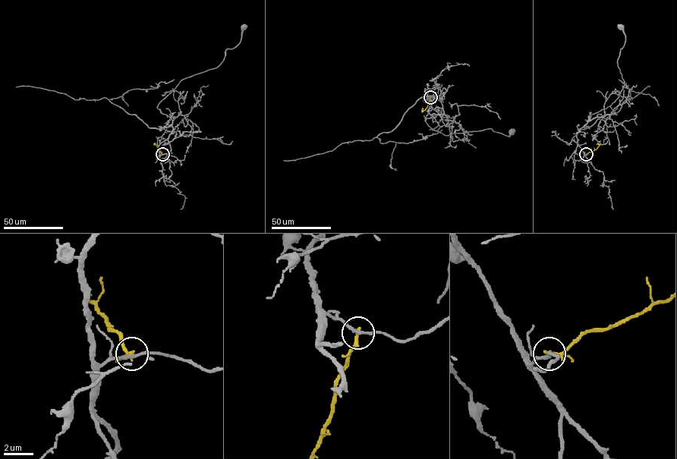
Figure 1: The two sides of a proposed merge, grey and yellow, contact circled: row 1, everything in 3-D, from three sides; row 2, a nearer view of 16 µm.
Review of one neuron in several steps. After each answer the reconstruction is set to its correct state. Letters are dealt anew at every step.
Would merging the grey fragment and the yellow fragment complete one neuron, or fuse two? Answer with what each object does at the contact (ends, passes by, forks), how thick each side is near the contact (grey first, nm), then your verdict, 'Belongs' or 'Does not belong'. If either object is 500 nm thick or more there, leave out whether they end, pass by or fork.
At the ring grey passes by. At the ring yellow passes by. Thickness 200 nm (grey) against 180 nm. Does not belong

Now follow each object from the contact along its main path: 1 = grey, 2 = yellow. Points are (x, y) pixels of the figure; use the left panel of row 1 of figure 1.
1: (162, 154), (159, 146), (173, 127), (158, 105), (181, 80), (216, 67), (225, 50), (238, 44), (242, 26)
2: (162, 154), (155, 143)

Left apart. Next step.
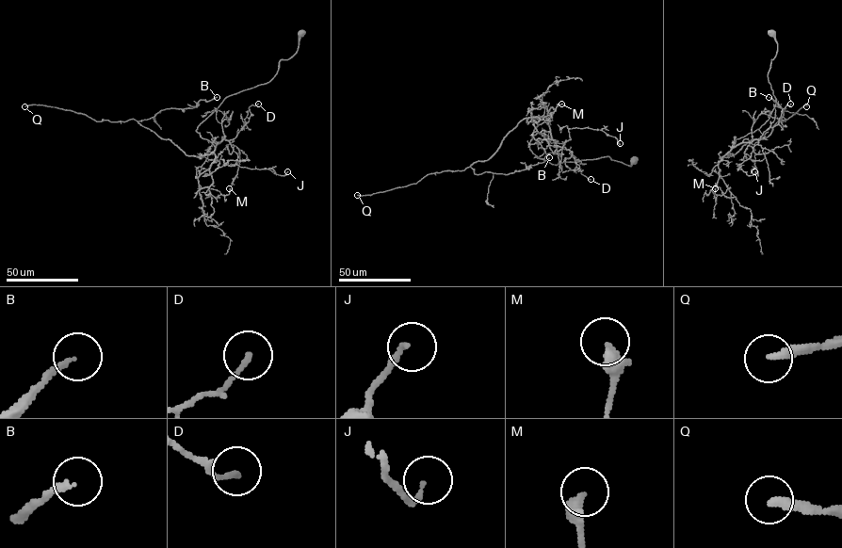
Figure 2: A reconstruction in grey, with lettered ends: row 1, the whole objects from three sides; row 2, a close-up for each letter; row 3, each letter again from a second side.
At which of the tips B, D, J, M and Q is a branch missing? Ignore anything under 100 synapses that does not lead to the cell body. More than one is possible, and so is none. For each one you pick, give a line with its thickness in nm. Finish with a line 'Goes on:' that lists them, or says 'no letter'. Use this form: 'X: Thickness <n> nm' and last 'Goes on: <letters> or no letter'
B: Thickness 170 nm
Q: Thickness 280 nm
Goes on: B, Q

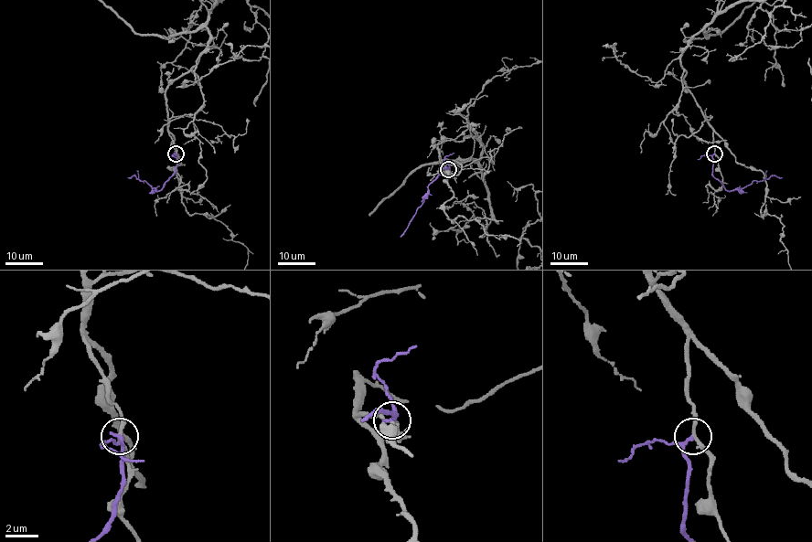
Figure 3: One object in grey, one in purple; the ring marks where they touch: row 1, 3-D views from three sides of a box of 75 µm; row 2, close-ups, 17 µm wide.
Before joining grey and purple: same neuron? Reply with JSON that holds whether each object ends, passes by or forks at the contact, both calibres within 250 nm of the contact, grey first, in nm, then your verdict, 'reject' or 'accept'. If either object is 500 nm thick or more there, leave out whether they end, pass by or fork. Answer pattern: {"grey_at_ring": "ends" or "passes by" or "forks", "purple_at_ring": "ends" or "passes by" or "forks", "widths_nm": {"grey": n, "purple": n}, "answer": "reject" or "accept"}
{"grey_at_ring": "passes by", "purple_at_ring": "passes by", "widths_nm": {"grey": 200, "purple": 200}, "answer": "reject"}

